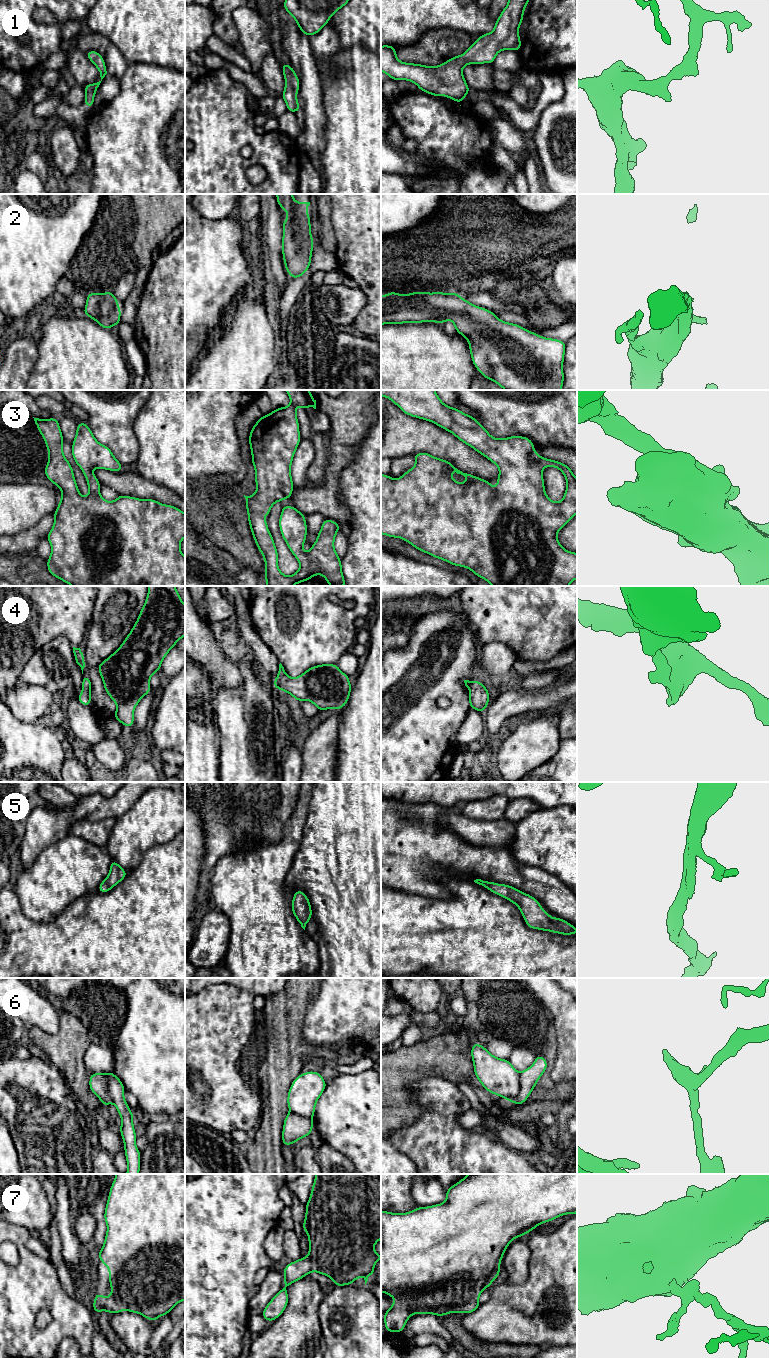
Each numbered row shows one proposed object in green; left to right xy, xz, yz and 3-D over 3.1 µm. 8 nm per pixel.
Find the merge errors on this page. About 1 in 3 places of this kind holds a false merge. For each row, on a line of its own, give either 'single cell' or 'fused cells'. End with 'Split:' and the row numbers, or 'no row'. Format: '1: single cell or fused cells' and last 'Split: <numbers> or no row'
1: single cell
2: single cell
3: single cell
4: fused cells
5: single cell
6: fused cells
7: single cell
Split: 4, 6

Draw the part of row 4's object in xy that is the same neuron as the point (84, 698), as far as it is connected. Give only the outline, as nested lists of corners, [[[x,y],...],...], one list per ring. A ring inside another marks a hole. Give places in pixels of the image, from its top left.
[[[91,689],[82,691],[82,693],[77,696],[77,699],[84,706],[88,707],[91,705]]]

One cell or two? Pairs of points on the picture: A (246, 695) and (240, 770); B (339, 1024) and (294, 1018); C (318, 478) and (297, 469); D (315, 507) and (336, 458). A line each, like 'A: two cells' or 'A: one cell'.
A: one cell
B: two cells
C: two cells
D: one cell

